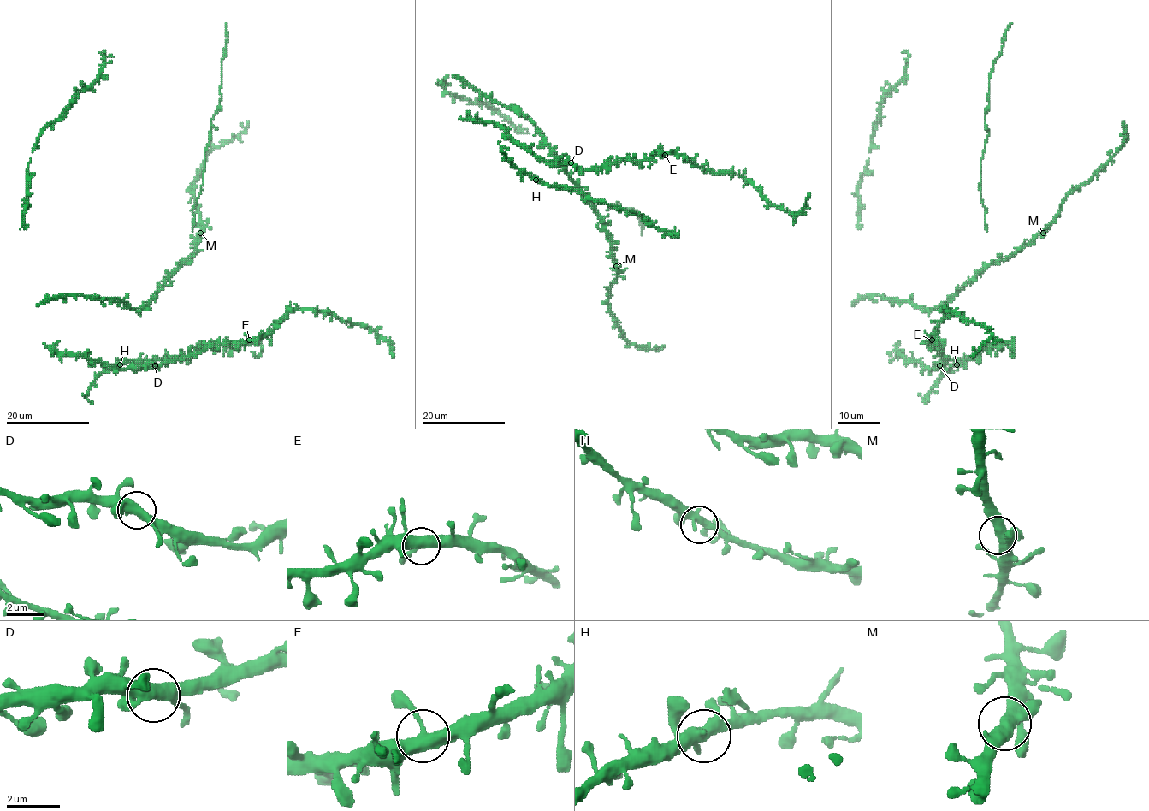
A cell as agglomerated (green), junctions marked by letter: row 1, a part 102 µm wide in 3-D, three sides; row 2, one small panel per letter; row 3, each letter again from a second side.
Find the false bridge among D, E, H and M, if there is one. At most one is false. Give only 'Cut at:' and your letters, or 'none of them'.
Cut at: none of them

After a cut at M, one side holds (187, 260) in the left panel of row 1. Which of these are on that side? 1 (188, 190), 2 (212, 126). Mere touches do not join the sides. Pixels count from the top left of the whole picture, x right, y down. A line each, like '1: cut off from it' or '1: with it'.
1: with it
2: cut off from it

